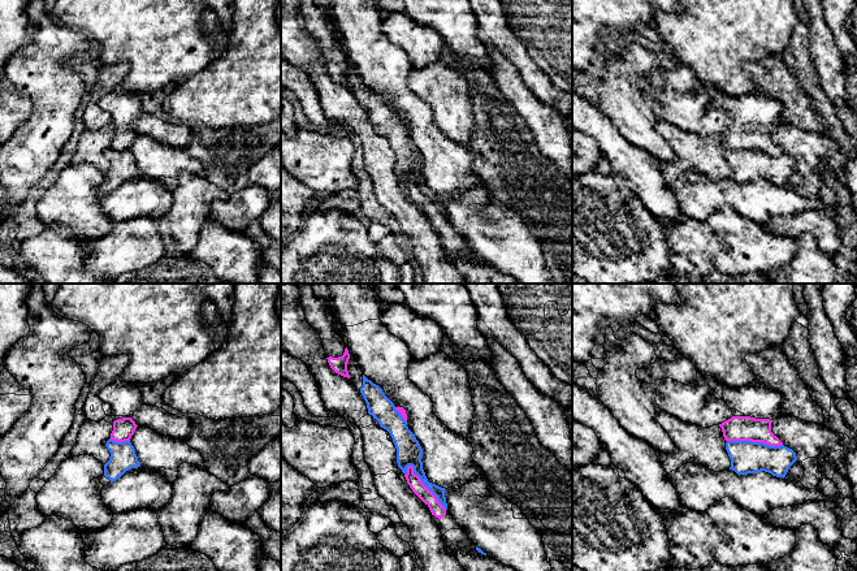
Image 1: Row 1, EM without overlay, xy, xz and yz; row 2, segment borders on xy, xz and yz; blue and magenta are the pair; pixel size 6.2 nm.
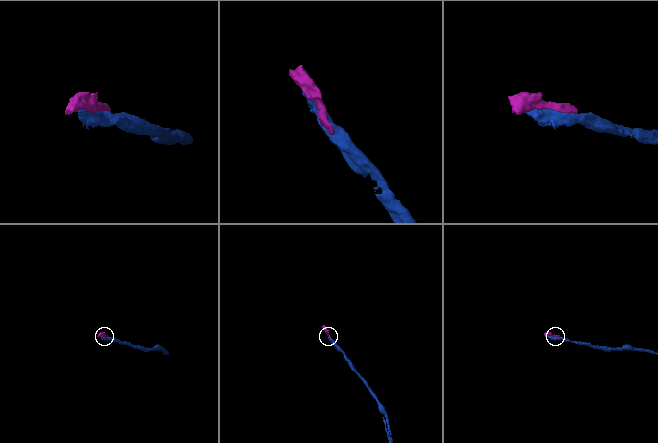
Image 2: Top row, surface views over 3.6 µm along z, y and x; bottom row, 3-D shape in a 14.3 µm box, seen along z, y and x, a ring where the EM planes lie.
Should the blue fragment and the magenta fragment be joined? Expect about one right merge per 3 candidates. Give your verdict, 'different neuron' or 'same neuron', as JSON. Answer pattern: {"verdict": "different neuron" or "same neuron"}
{"verdict": "different neuron"}

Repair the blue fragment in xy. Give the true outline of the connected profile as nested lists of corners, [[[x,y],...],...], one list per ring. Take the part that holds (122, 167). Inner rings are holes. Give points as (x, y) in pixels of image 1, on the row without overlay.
[[[108,148],[105,152],[111,161],[109,169],[104,173],[104,185],[100,191],[108,194],[120,187],[126,179],[140,176],[135,157],[130,150],[116,151]]]

